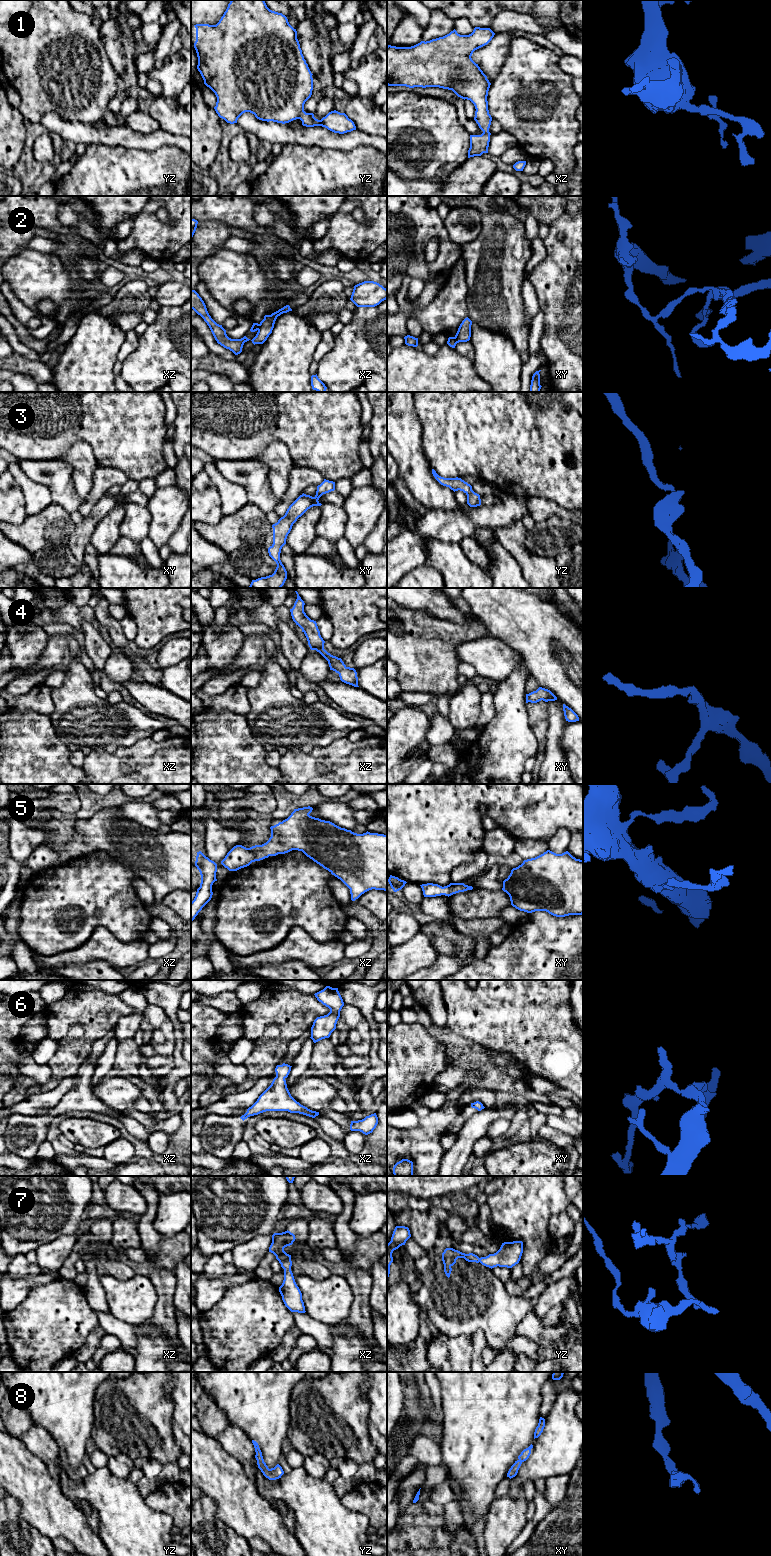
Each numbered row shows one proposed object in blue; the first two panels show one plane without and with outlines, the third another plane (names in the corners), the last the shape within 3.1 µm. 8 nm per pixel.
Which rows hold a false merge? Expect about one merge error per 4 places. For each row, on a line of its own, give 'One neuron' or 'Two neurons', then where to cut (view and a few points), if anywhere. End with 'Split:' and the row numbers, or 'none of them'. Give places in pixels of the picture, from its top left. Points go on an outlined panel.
1: One neuron. No split
2: Two neurons. Split along xz (259, 324), (257, 329)
3: One neuron. No split
4: One neuron. No split
5: One neuron. No split
6: One neuron. No split
7: One neuron. No split
8: One neuron. No split
Split: 2

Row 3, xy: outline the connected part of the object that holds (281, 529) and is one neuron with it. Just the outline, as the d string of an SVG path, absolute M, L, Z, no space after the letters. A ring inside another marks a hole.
M324 479L317 486L316 495L314 497L306 494L300 495L287 509L285 515L281 517L277 523L272 525L273 528L273 544L268 548L269 556L276 562L277 567L272 575L252 580L250 588L281 588L286 579L287 571L280 560L282 547L286 544L286 539L290 533L293 524L308 509L313 506L321 506L319 498L326 493L335 490L335 482Z

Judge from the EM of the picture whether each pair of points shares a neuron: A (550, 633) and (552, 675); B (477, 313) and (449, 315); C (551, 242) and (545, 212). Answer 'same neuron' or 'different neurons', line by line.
A: same neuron
B: different neurons
C: different neurons

